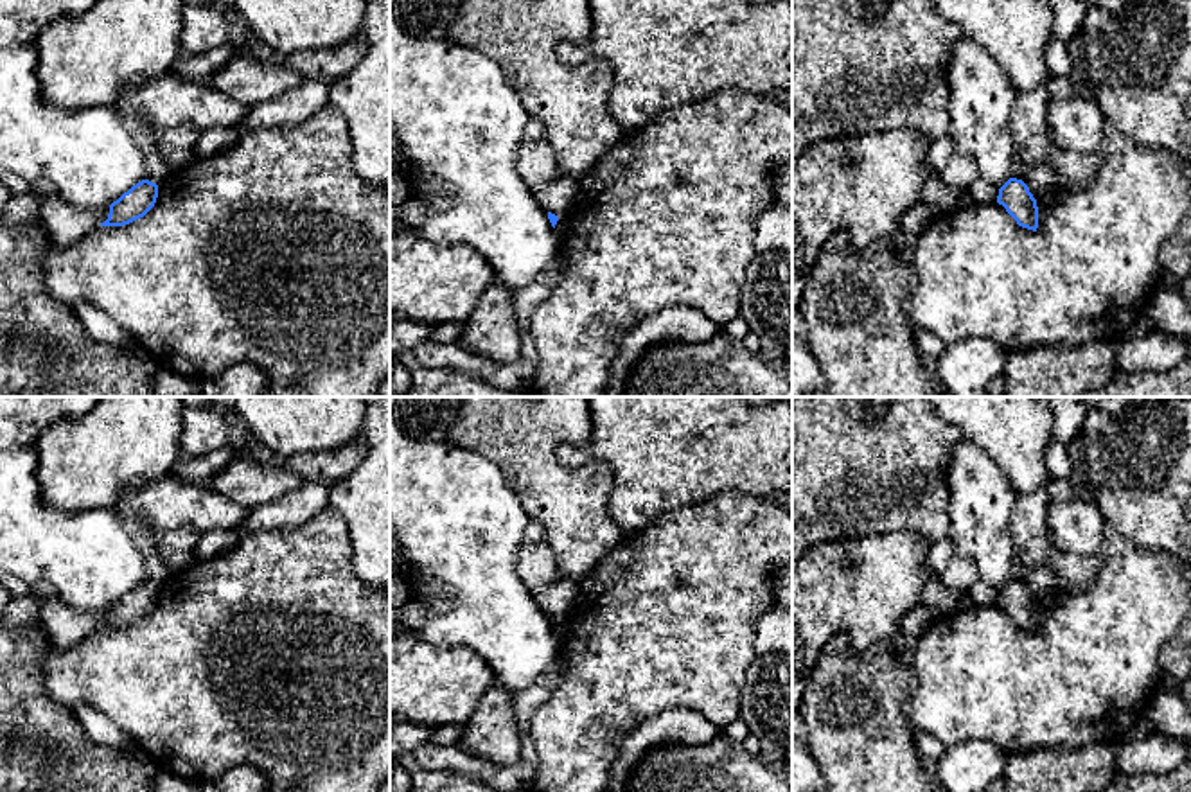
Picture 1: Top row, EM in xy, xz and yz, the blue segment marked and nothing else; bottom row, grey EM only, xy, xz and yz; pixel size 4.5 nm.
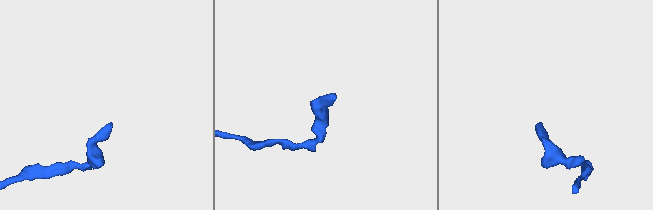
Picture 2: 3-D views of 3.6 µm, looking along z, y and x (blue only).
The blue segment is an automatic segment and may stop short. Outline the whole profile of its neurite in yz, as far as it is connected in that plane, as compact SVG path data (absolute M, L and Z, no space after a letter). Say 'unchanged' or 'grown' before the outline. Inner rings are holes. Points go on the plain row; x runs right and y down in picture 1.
unchanged | M1010 580L999 591L997 605L1006 611L1006 614L1017 623L1019 629L1037 634L1037 602L1033 600L1033 596L1022 582Z

